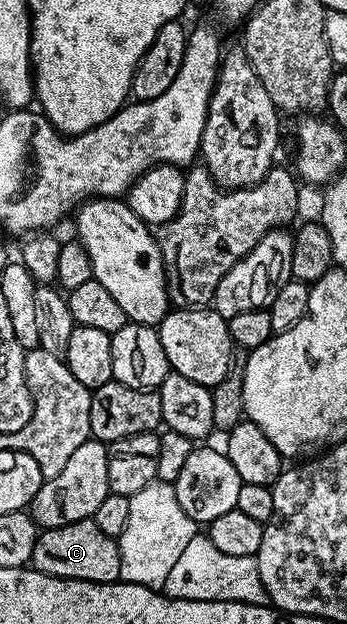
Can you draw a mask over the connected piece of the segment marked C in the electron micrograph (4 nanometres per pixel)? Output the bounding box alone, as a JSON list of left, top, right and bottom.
[30,518,121,582]

